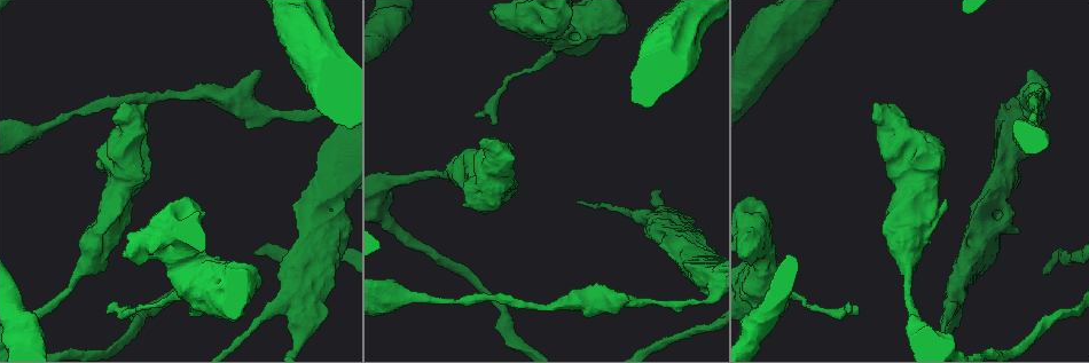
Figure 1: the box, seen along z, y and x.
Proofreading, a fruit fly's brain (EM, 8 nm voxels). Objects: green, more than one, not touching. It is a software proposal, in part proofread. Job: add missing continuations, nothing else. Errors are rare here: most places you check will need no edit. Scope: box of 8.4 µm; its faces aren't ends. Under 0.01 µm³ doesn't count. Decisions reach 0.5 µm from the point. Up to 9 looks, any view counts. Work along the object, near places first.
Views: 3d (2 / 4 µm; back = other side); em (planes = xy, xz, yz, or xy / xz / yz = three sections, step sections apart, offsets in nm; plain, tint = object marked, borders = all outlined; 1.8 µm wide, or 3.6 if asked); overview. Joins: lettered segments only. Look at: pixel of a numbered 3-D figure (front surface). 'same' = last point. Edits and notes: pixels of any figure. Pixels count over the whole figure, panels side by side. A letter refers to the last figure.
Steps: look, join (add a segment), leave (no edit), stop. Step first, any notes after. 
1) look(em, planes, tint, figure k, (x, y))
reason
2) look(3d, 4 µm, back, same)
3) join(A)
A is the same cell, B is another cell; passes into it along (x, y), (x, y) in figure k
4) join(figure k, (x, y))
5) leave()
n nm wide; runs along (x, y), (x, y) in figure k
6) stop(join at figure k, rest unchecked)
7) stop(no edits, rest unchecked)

look(3d, 4 µm, figure 1, (261, 70))
an open end

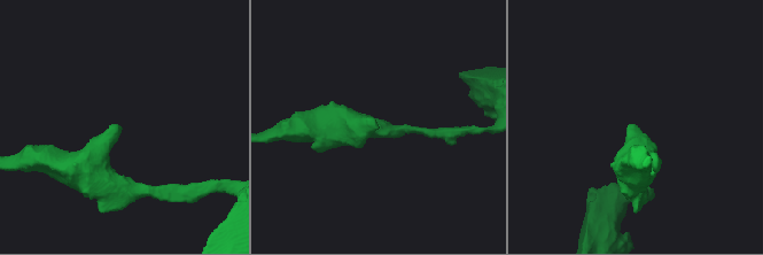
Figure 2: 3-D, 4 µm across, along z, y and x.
look(em, xy, step 16, tint, figure 2, (630, 124))

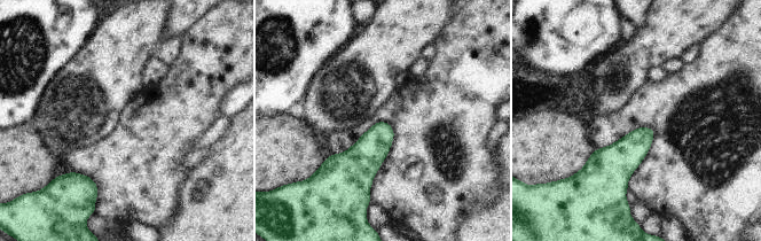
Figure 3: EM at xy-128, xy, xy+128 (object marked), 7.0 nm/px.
look(em, planes, borders, same)
cut it another way

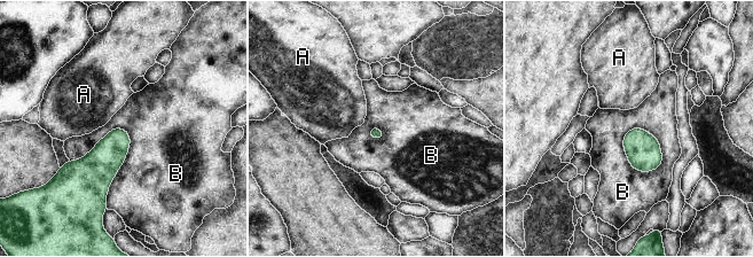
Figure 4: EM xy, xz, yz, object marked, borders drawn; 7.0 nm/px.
leave()
A and B are other cells; border along (122, 127), (130, 147), (107, 208) in figure 4; no lettered segment goes on from it

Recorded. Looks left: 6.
look(3d, 4 µm, figure 1, (122, 103))
stops while still wide

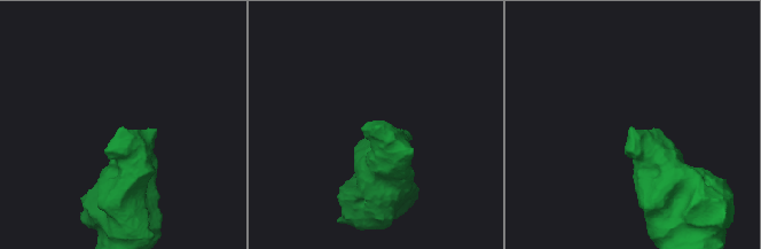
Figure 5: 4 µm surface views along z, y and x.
look(em, 3.6 µm, xy, step 16, borders, figure 5, (121, 126))

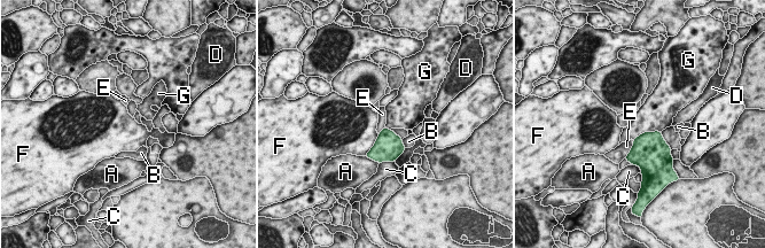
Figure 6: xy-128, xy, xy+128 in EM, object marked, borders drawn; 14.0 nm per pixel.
leave()
A, B, C, D, E, F and G are other cells; border along (661, 131), (645, 131), (633, 140) in figure 6; none of them fits

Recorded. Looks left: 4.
look(3d, 4 µm, figure 1, (98, 152))
an open end

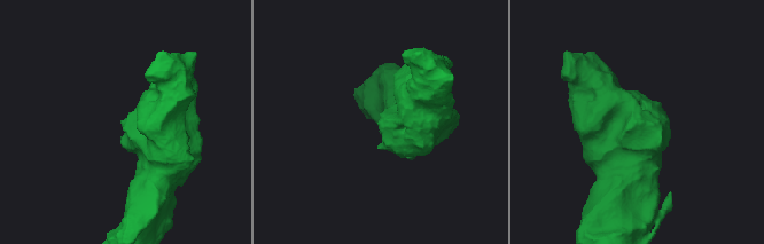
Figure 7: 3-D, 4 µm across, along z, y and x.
look(em, planes, borders, figure 7, (384, 138))

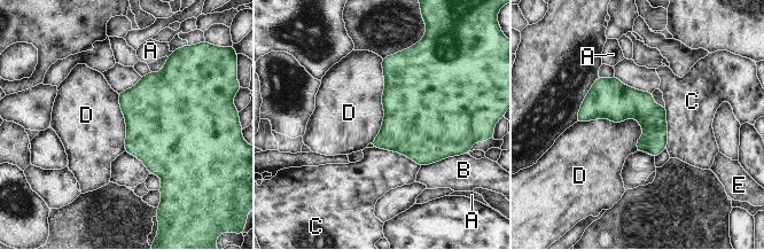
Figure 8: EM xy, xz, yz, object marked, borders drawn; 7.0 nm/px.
leave()
A, B, C, D and E are other cells; border along (576, 122), (634, 118), (644, 131) in figure 8; none of them fits

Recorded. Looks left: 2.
look(em, planes, tint, figure 1, (474, 113))
free end

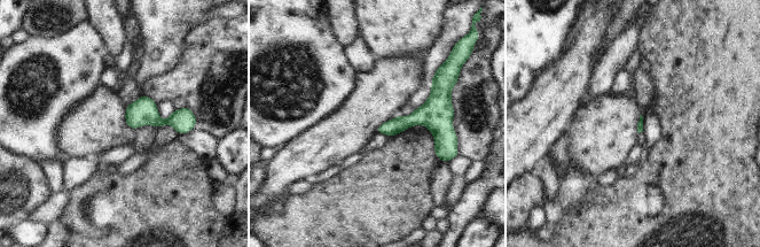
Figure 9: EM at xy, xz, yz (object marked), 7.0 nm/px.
look(em, planes, borders, same)
what lies round it

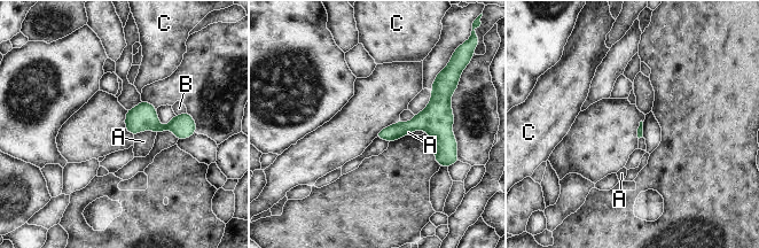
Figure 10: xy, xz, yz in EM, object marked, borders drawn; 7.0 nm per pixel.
leave()
A, B and C are other cells; border along (156, 132), (140, 131), (134, 136) in figure 10; none of them fits

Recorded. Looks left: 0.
stop(no edits, rest unchecked)

